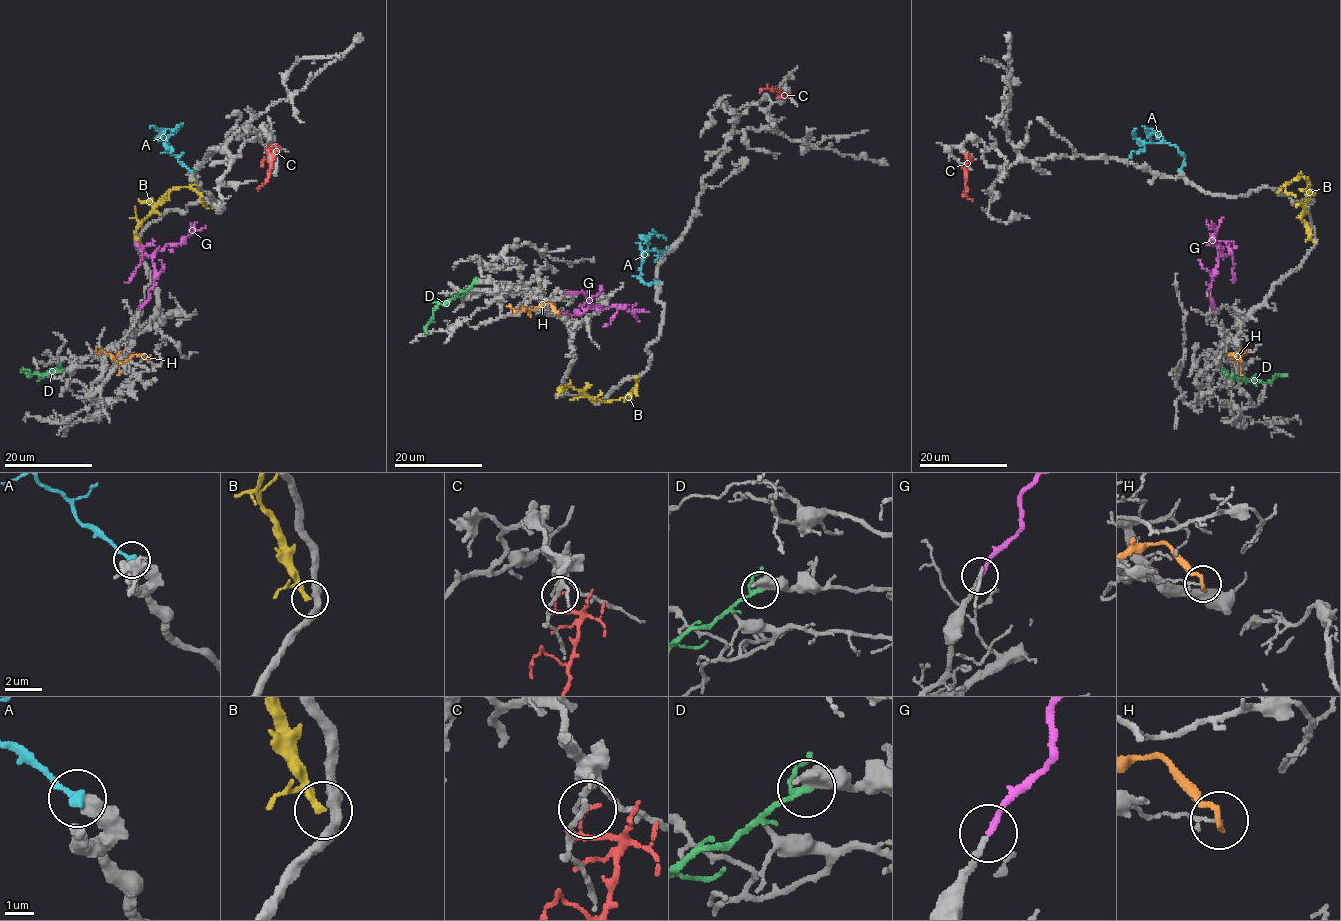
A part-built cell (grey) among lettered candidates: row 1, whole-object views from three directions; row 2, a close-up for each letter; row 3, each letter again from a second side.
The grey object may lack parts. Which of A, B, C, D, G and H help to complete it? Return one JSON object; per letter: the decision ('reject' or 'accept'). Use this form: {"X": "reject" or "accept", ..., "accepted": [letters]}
{"A": "reject", "B": "reject", "C": "reject", "D": "accept", "G": "accept", "H": "reject", "accepted": ["D", "G"]}

